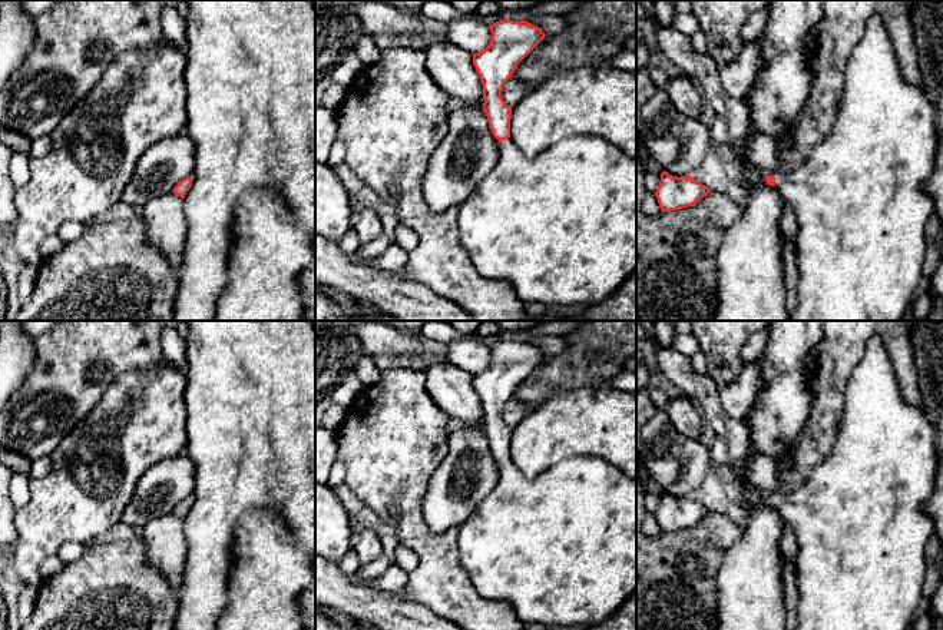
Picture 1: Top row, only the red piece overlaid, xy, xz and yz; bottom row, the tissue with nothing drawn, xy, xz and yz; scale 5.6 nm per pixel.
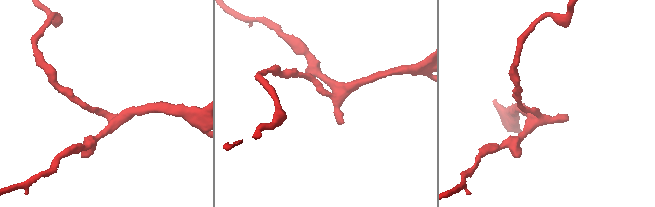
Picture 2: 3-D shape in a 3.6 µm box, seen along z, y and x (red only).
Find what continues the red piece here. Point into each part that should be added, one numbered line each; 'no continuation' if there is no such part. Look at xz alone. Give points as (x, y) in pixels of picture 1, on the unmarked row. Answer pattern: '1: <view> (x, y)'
1: xz (561, 549)

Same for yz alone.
1: yz (859, 521)

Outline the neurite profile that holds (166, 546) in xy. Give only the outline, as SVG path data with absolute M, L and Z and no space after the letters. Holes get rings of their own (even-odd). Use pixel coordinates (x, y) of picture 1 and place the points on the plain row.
M173 513L153 518L142 527L140 538L146 546L149 563L161 570L178 591L188 554L183 518Z

